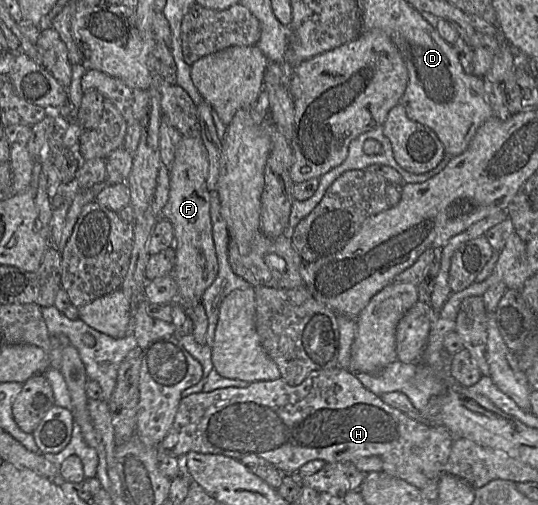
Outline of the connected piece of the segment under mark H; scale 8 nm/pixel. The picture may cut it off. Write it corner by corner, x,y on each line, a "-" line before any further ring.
336,366
312,372
299,385
290,385
280,378
252,382
245,388
227,387
185,396
180,401
171,429
156,445
156,450
159,459
184,456
192,451
235,459
257,456
285,474
298,473
304,464
313,460
338,463
377,456
383,462
382,473
421,489
443,474
452,443
453,436
445,427
429,426
410,418
367,389
352,370

